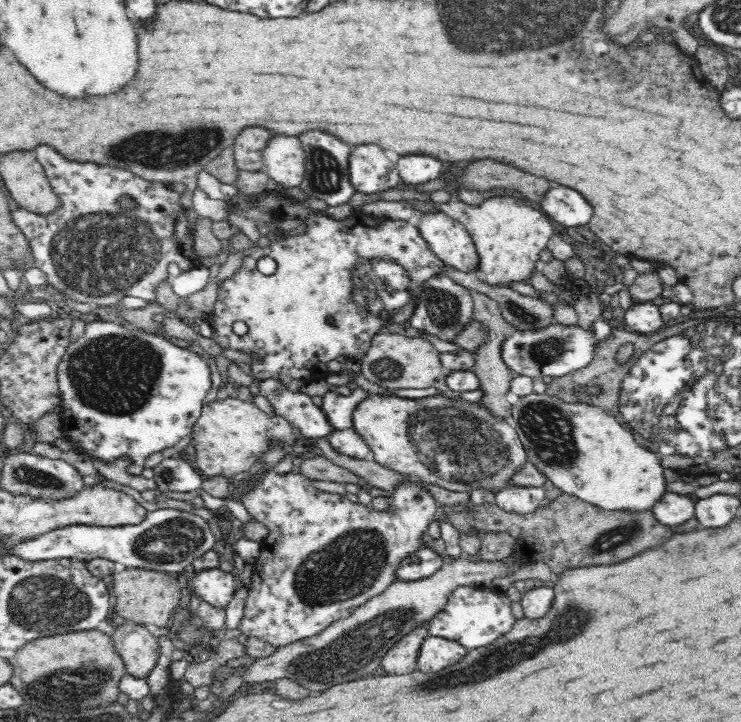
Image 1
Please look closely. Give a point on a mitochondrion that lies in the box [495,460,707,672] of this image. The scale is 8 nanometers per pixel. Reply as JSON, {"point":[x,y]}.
{"point":[620,535]}

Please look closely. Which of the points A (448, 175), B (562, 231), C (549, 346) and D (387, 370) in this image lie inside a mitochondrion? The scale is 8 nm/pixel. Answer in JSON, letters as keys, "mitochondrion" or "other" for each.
{"A":"other","B":"other","C":"mitochondrion","D":"mitochondrion"}

